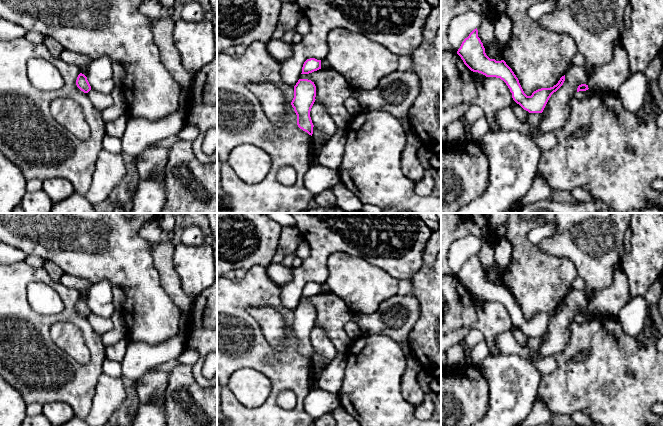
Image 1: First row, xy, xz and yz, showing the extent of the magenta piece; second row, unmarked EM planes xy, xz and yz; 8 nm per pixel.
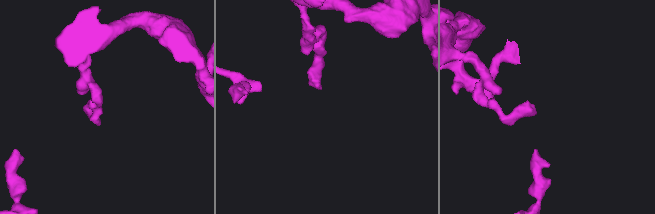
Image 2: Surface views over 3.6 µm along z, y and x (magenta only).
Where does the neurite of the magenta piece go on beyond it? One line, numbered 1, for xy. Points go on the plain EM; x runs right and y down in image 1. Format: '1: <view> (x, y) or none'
1: none

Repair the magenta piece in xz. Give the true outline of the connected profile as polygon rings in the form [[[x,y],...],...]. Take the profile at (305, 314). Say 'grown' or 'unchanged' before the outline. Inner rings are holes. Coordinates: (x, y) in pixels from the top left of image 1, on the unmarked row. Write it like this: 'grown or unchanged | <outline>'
unchanged | [[[299,303],[294,310],[294,322],[291,326],[297,339],[297,349],[312,360],[313,347],[310,341],[311,332],[315,326],[316,310],[308,303]]]

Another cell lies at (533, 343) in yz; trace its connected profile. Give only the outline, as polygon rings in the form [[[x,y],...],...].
[[[530,337],[527,342],[527,347],[533,351],[536,351],[540,348],[542,341],[542,337]]]

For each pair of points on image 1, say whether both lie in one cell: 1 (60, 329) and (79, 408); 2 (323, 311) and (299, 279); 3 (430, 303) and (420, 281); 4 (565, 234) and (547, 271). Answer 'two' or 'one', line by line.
1: two
2: two
3: one
4: two

